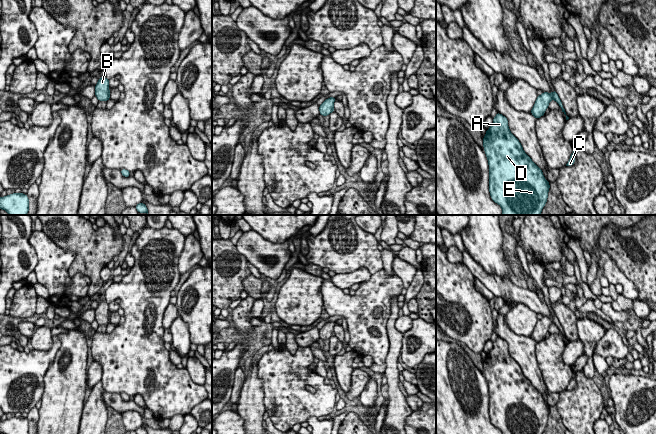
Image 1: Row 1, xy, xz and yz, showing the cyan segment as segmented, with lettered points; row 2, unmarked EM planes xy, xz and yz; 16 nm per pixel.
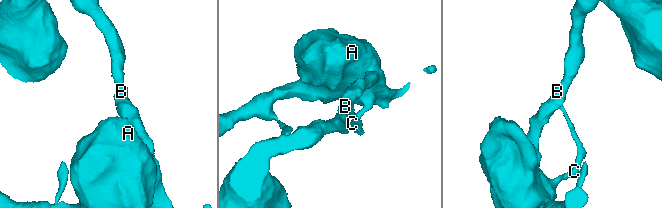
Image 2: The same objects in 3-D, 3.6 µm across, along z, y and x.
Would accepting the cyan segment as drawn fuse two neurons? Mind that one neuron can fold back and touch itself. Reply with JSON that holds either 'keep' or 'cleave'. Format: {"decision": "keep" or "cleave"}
{"decision": "cleave"}

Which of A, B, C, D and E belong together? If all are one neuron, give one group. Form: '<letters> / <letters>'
A C D E / B

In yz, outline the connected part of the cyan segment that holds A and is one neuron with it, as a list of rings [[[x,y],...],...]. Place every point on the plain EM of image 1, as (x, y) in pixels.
[[[498,337],[493,348],[487,353],[483,362],[483,371],[489,389],[489,416],[491,423],[499,428],[502,434],[542,434],[548,422],[549,406],[544,402],[542,394],[524,376],[519,364],[510,356],[508,344]]]

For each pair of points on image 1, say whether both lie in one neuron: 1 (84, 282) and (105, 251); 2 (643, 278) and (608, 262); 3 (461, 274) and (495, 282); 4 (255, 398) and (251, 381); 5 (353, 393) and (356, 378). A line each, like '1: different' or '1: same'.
1: different
2: different
3: different
4: same
5: same

